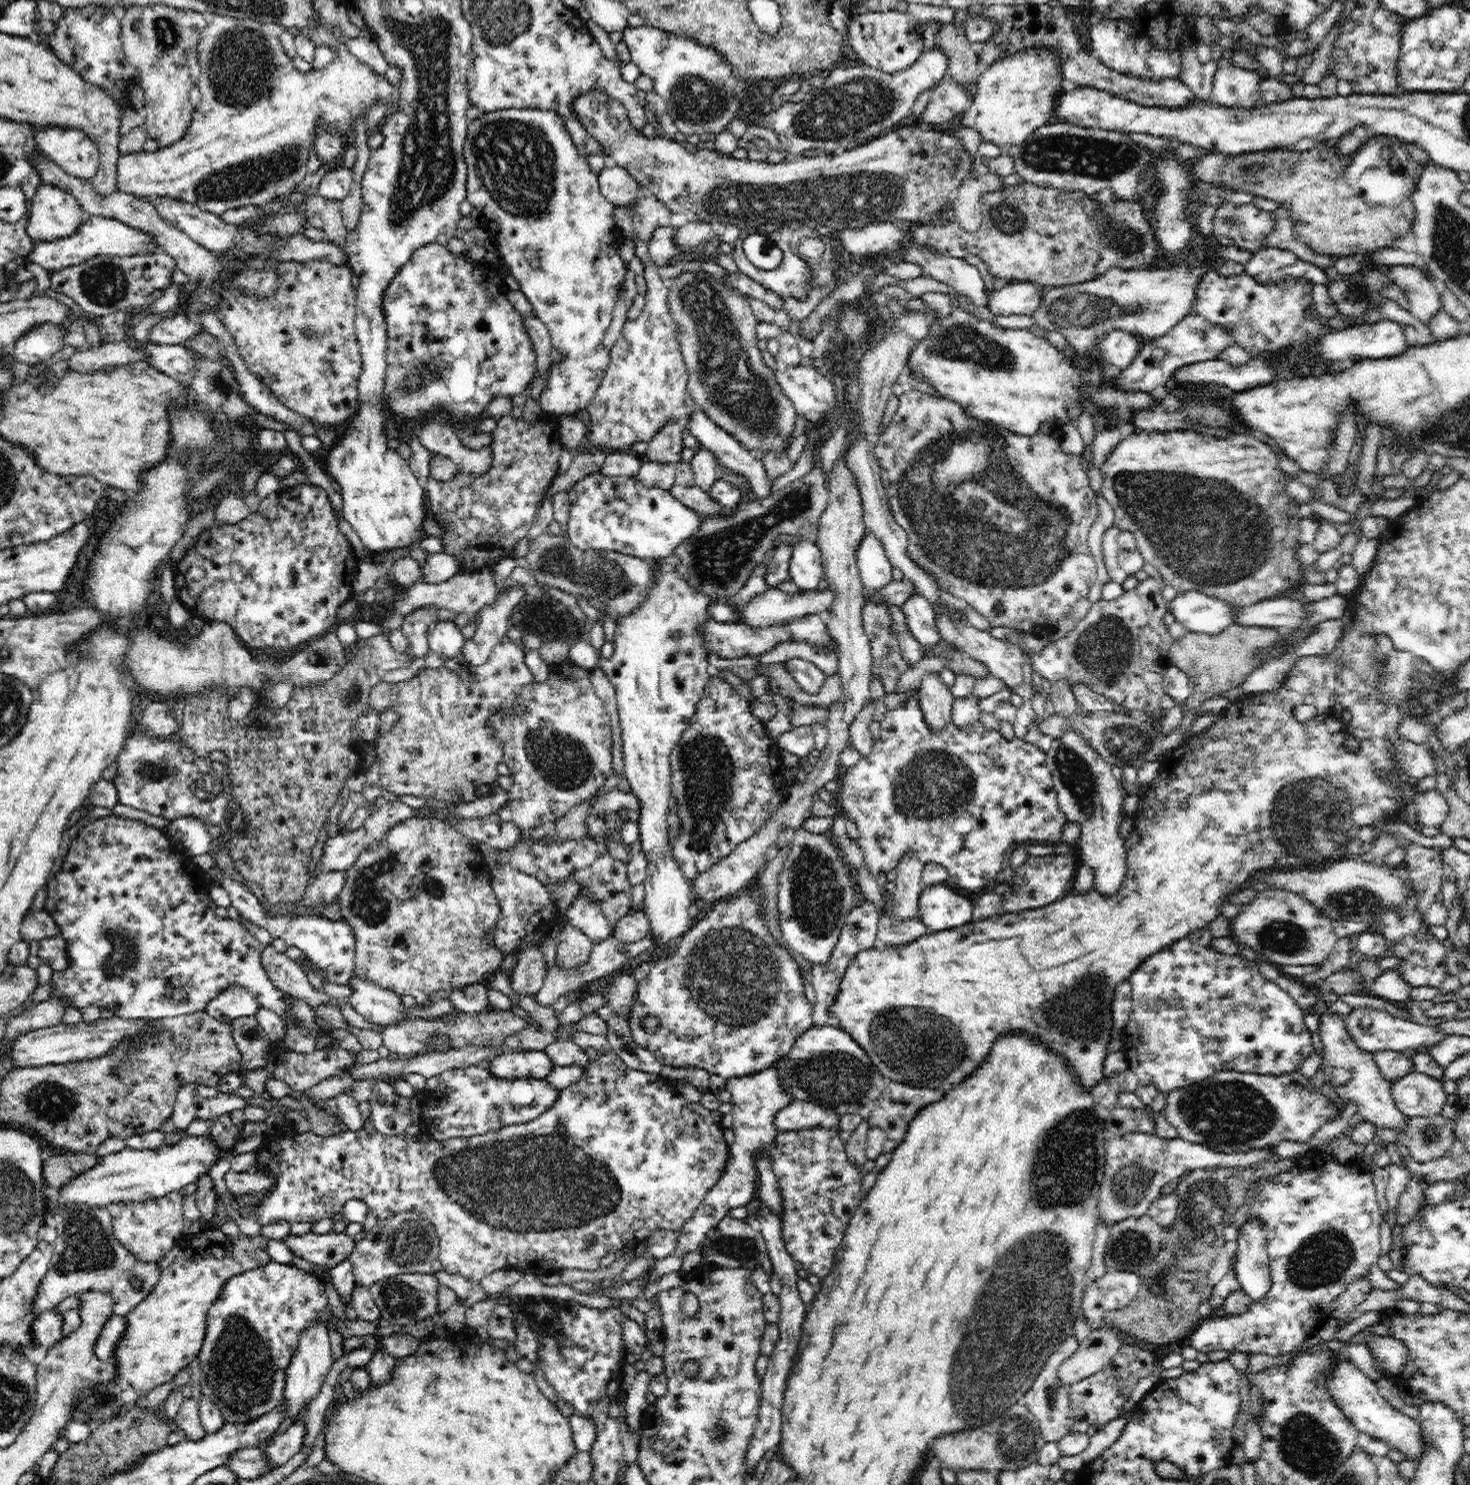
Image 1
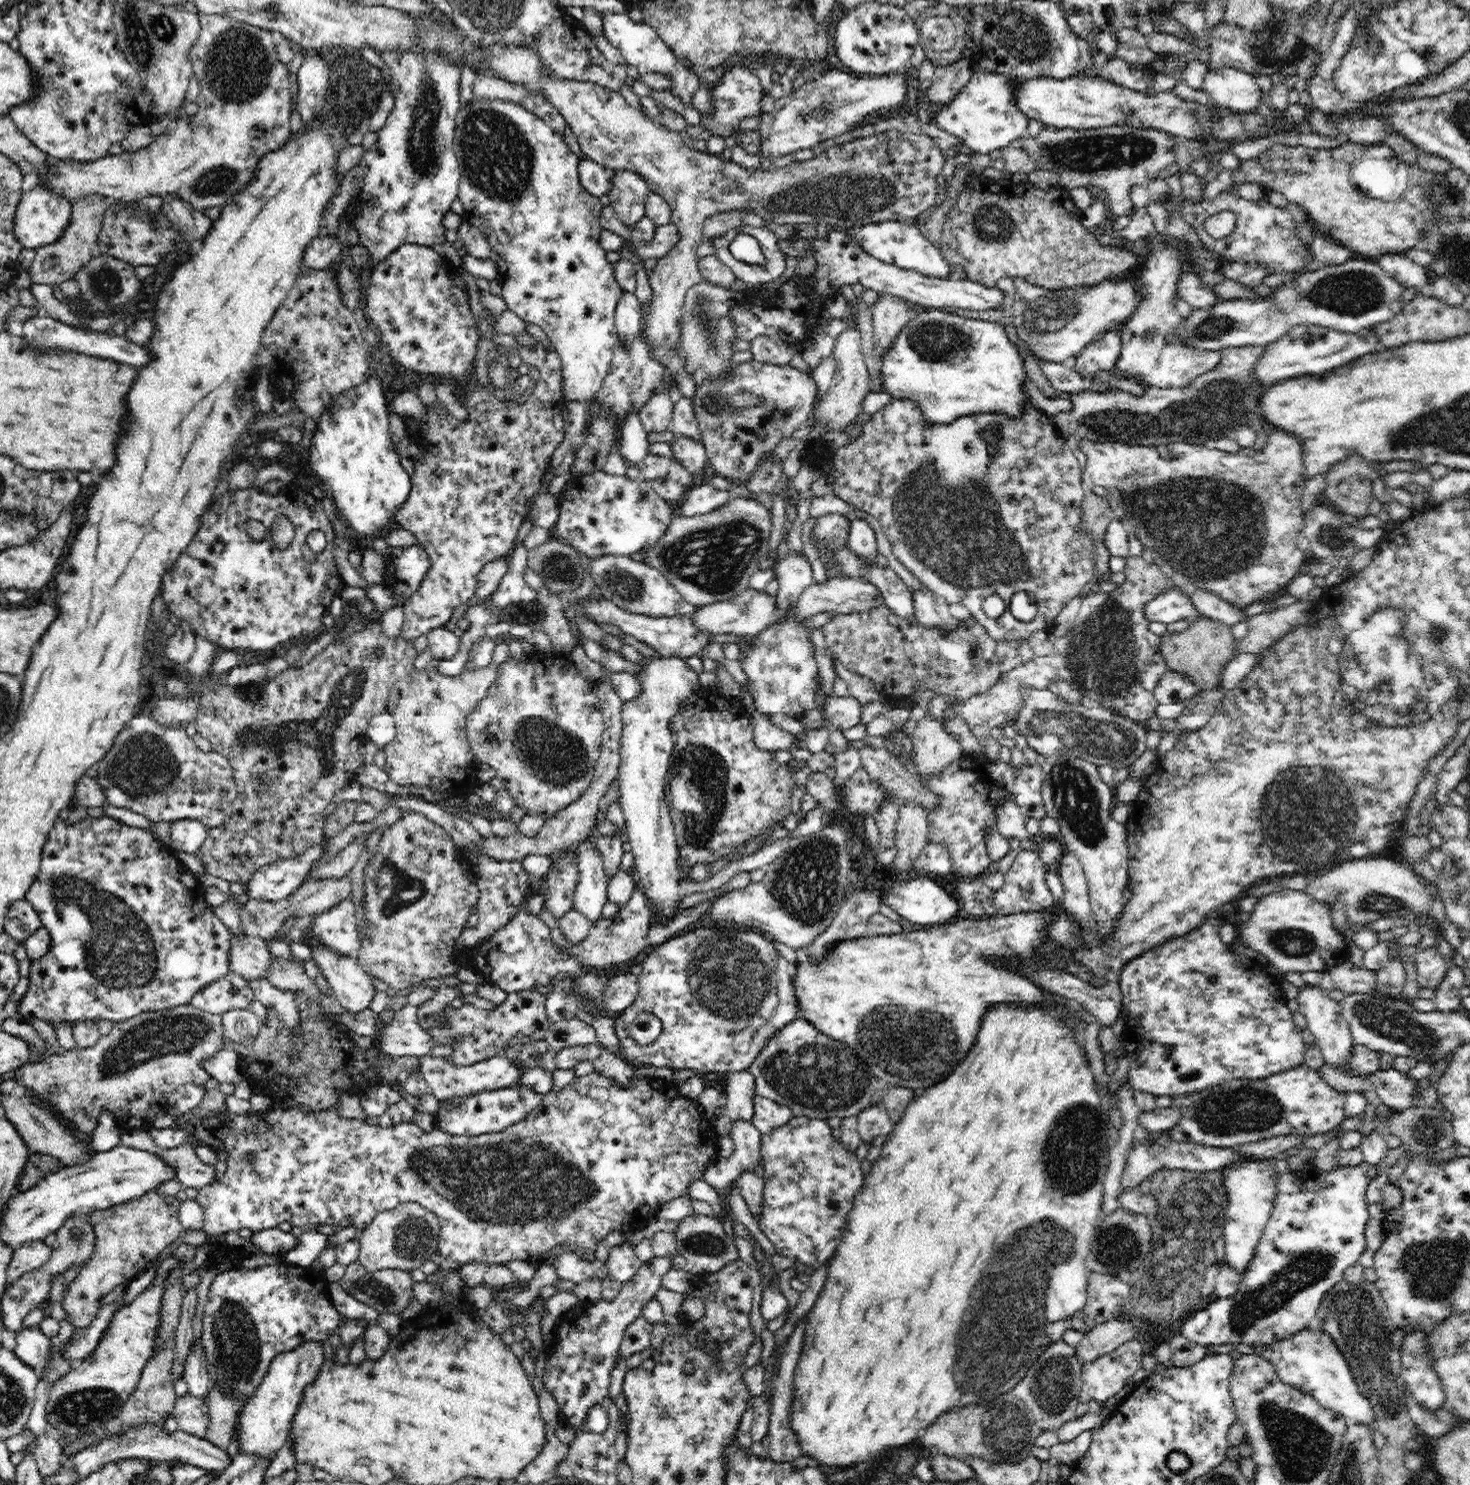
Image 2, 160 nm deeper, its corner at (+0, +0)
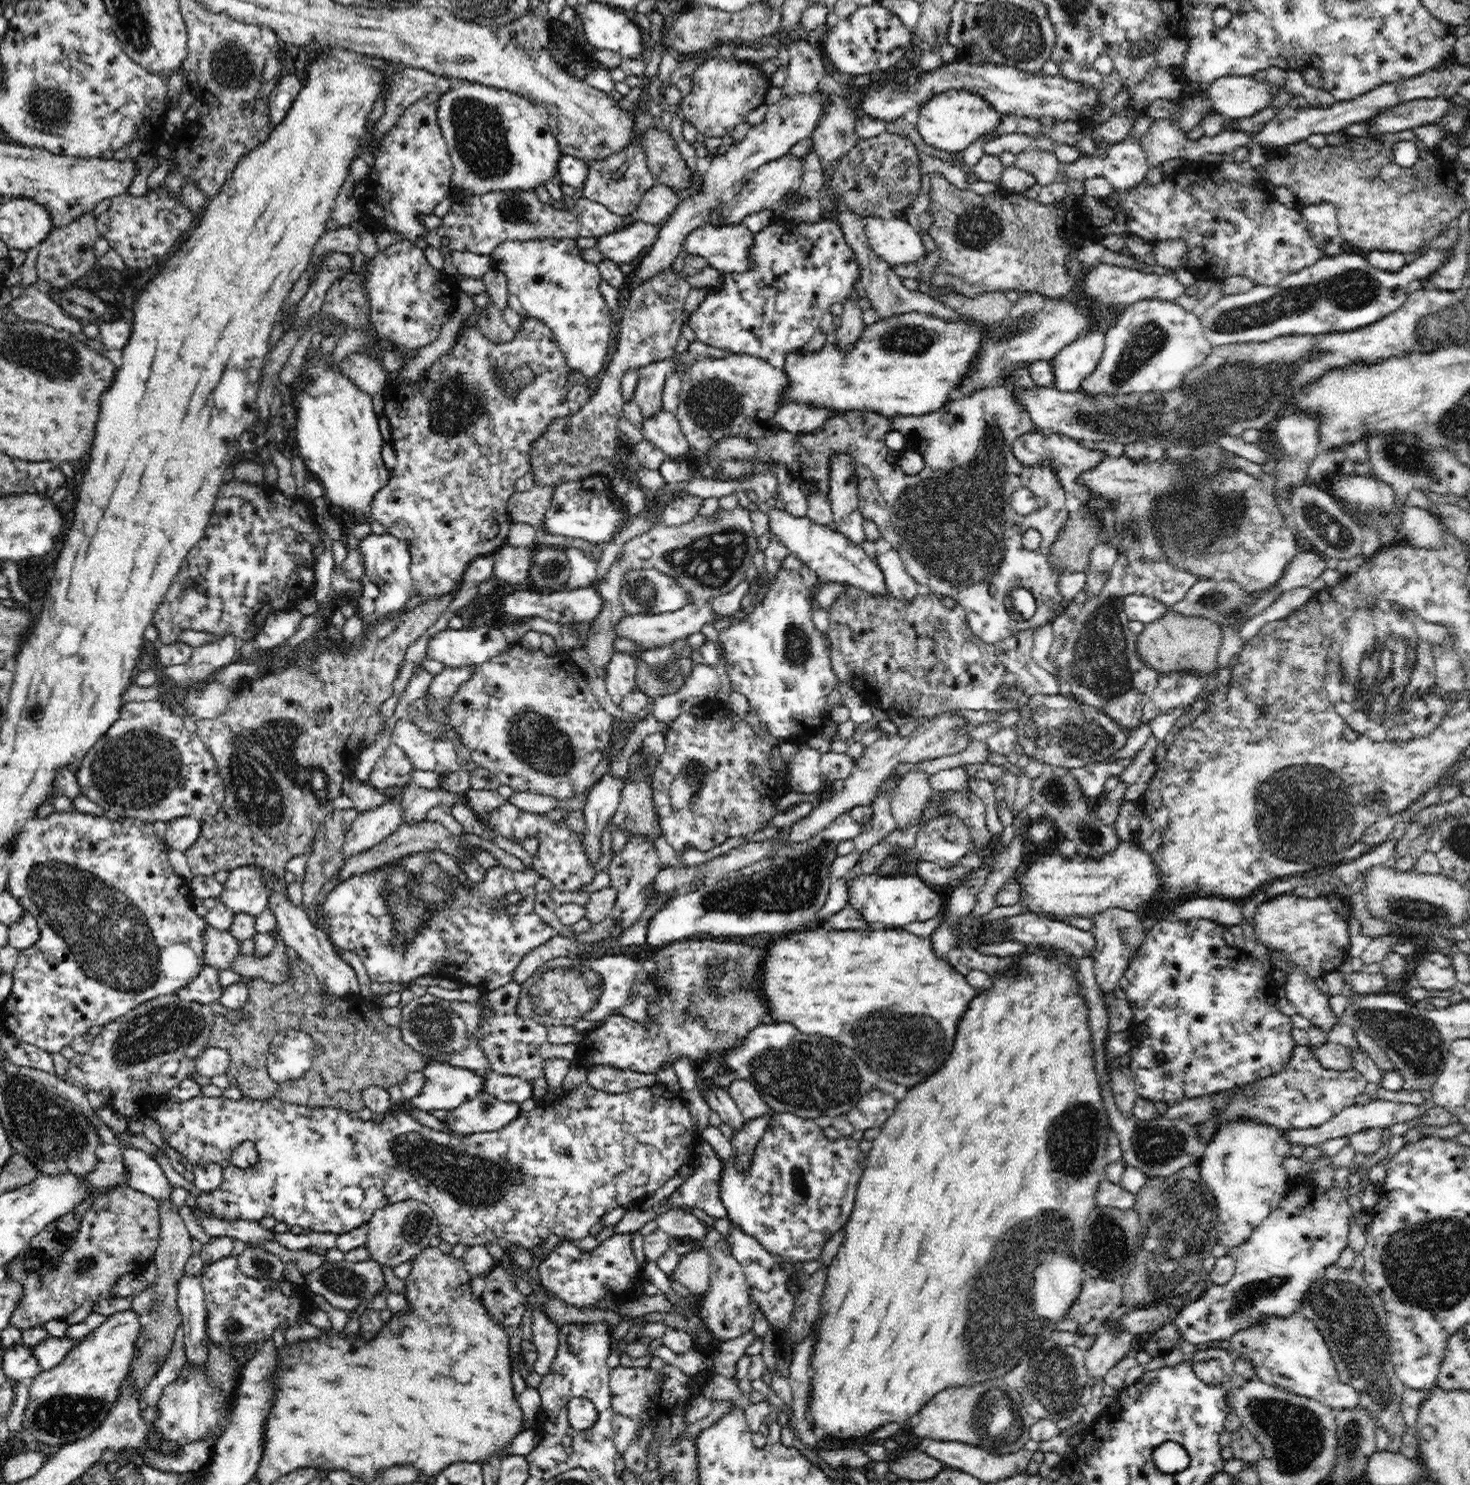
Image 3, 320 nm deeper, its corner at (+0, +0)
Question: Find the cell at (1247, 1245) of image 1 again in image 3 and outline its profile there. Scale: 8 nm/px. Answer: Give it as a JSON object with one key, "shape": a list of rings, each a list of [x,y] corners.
{"shape":[[[1232,1122],[1221,1129],[1219,1136],[1212,1144],[1207,1144],[1202,1153],[1202,1160],[1197,1165],[1203,1180],[1215,1195],[1218,1215],[1217,1236],[1219,1243],[1234,1251],[1250,1238],[1252,1231],[1262,1223],[1267,1216],[1279,1206],[1287,1183],[1290,1180],[1286,1174],[1283,1162],[1290,1155],[1291,1144],[1284,1139],[1286,1131],[1276,1131],[1272,1127],[1256,1122]]]}

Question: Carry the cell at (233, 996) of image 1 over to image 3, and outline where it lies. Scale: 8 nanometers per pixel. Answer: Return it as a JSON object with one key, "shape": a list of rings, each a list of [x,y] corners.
{"shape":[[[204,966],[195,979],[192,979],[180,992],[179,997],[186,1002],[209,1004],[219,1002],[224,986],[219,983],[219,970]]]}

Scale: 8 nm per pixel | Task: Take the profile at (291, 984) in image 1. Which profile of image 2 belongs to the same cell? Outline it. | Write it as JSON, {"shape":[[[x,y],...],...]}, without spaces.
{"shape":[[[236,935],[232,952],[230,952],[232,972],[243,976],[248,981],[265,978],[269,962],[276,956],[266,949],[264,941],[264,938],[257,936],[238,937]]]}

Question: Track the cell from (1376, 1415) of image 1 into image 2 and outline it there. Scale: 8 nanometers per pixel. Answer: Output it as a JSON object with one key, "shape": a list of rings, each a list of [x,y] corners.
{"shape":[[[1323,1328],[1304,1329],[1288,1340],[1276,1342],[1274,1346],[1254,1346],[1254,1352],[1271,1361],[1281,1380],[1313,1396],[1323,1407],[1333,1410],[1348,1422],[1375,1426],[1376,1419],[1370,1401],[1364,1394],[1358,1392],[1358,1384],[1350,1364]]]}

